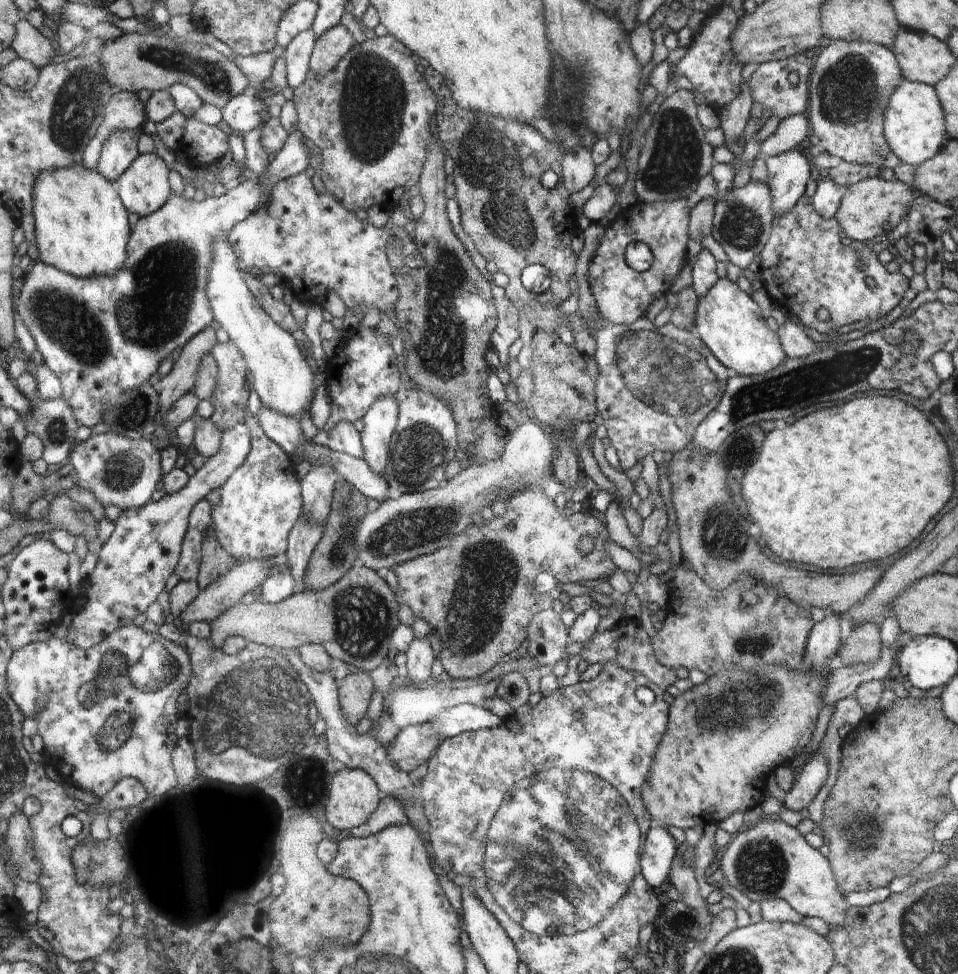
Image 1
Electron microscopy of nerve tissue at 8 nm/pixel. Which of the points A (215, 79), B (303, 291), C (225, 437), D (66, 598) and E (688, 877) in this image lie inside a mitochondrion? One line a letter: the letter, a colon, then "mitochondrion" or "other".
A: mitochondrion
B: other
C: other
D: other
E: other

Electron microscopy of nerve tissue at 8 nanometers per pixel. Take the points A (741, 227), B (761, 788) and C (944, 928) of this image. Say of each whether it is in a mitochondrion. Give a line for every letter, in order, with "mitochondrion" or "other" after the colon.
A: mitochondrion
B: other
C: mitochondrion

